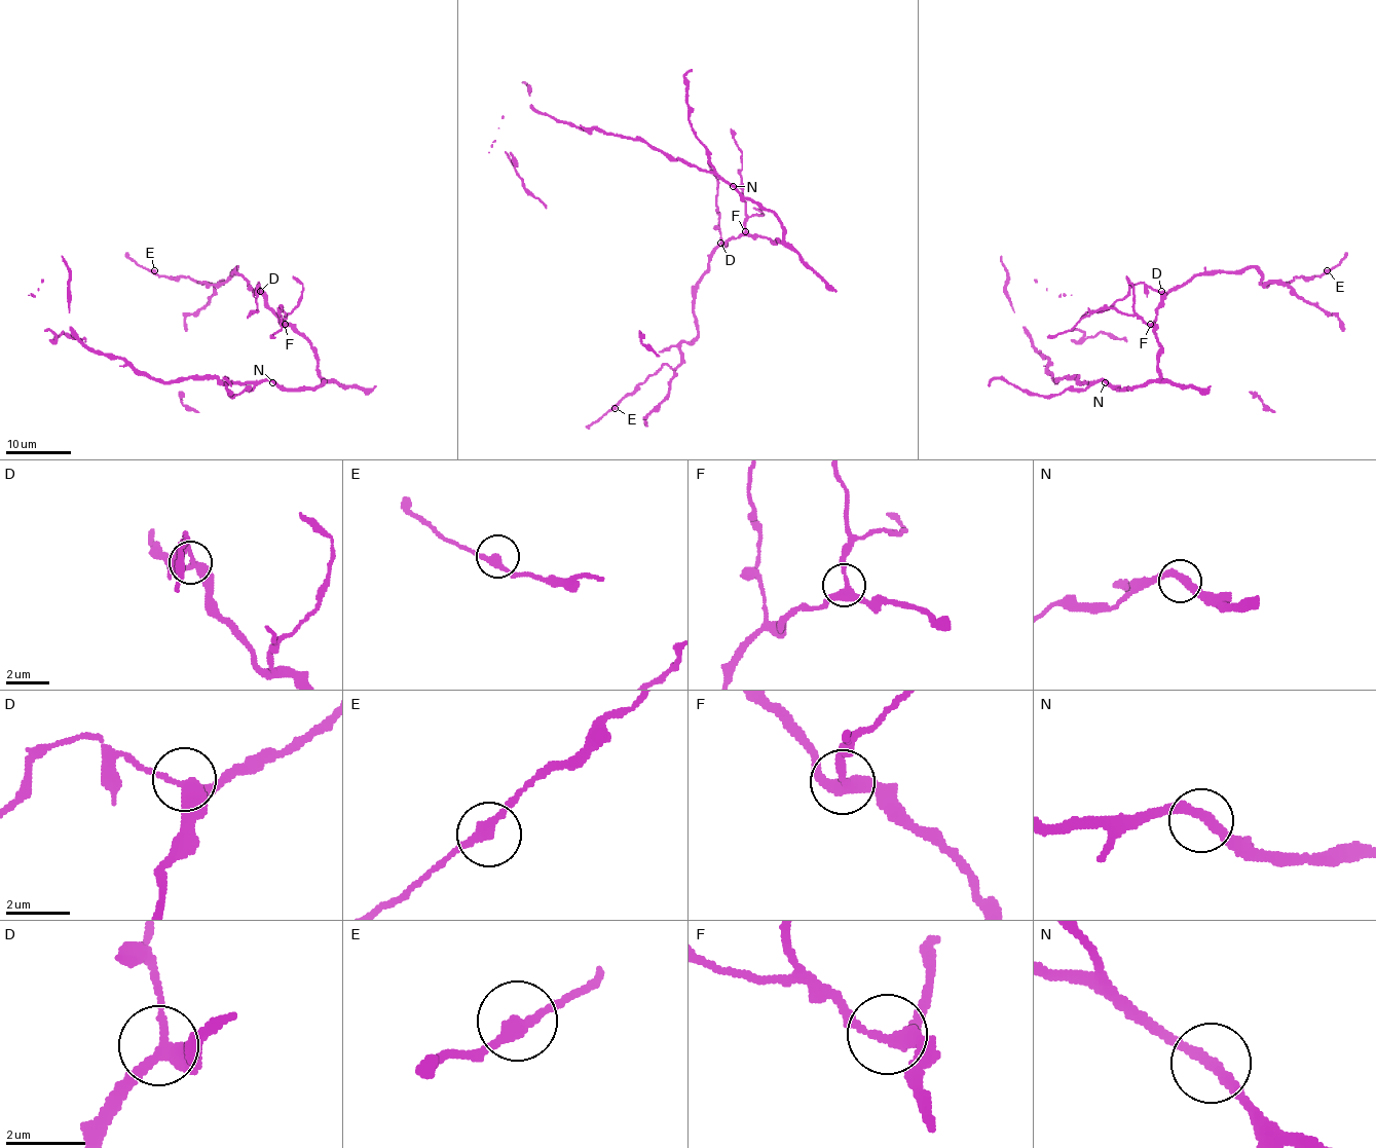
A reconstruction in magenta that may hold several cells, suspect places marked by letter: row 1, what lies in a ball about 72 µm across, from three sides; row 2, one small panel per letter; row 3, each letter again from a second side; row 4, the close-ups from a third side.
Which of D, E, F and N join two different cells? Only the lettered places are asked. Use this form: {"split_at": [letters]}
{"split_at": []}

